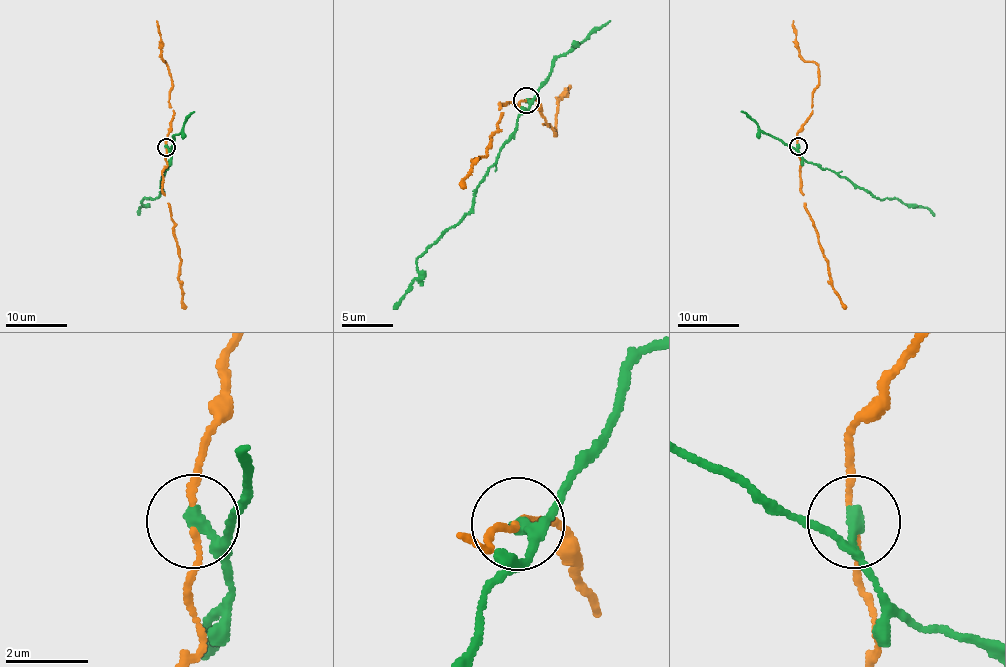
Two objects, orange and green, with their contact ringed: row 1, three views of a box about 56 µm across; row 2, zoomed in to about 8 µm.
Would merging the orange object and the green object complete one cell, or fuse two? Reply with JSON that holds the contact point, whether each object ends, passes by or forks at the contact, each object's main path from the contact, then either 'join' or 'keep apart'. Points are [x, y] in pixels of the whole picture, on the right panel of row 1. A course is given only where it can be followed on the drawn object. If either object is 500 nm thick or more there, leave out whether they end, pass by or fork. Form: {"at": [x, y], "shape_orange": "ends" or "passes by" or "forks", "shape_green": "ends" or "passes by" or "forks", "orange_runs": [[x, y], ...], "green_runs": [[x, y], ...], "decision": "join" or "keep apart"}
{"at": [798, 146], "shape_orange": "passes by", "shape_green": "passes by", "orange_runs": [[798, 147], [801, 192], [826, 260], [831, 285], [845, 308]], "green_runs": [[798, 146], [807, 161], [845, 177], [877, 198], [897, 198], [910, 206], [926, 207], [934, 215]], "decision": "keep apart"}

